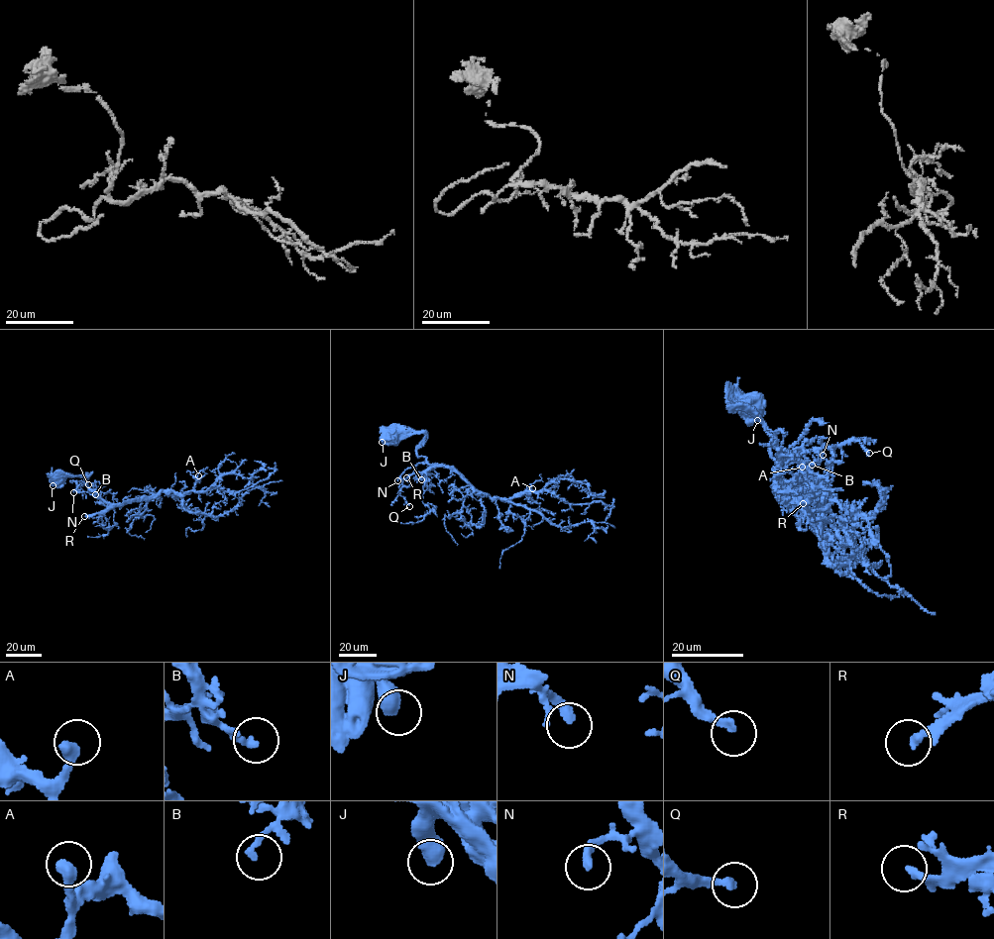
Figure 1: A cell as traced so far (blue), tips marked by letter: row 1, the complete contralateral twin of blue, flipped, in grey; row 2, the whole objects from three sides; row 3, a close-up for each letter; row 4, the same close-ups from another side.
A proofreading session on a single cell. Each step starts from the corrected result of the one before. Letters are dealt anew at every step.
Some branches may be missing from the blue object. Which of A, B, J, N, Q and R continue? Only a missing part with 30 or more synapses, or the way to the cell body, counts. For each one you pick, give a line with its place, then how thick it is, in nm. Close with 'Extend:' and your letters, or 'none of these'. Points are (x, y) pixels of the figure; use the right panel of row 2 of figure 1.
A: (802, 467) | 420 nm
Q: (869, 453) | 240 nm
R: (803, 503) | 180 nm
Extend: A, Q, R

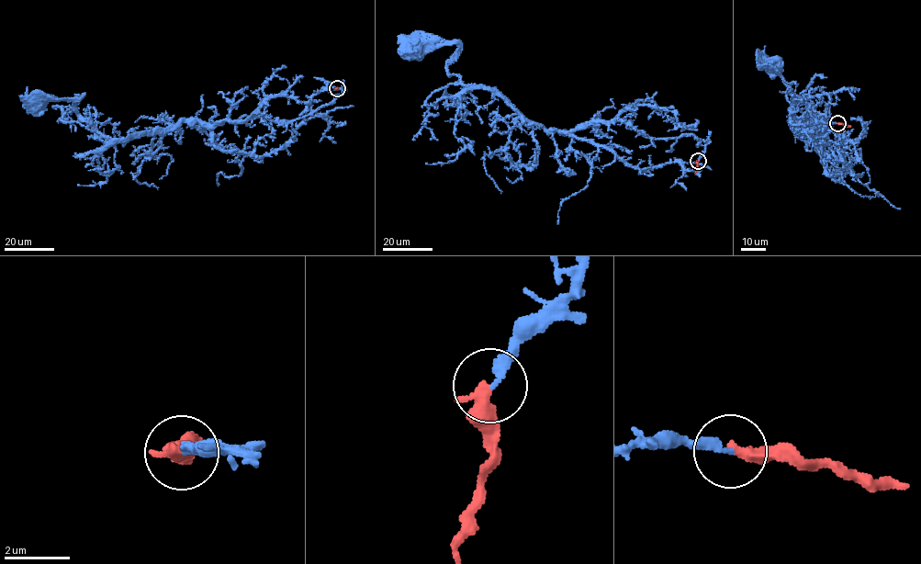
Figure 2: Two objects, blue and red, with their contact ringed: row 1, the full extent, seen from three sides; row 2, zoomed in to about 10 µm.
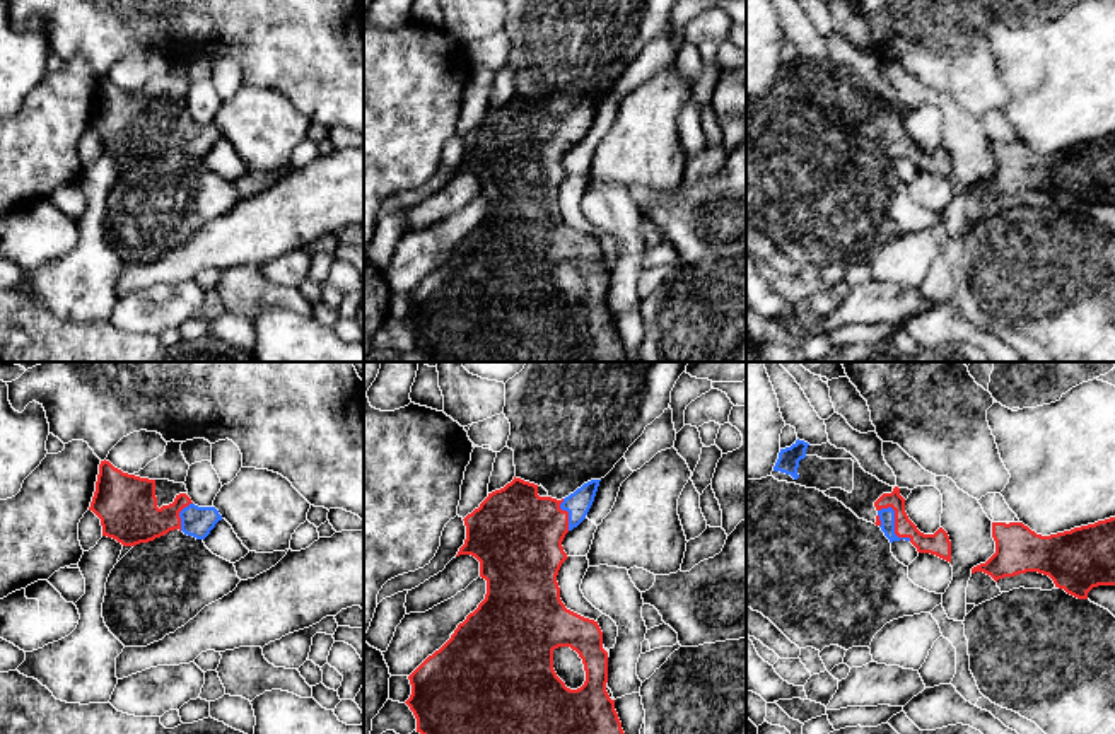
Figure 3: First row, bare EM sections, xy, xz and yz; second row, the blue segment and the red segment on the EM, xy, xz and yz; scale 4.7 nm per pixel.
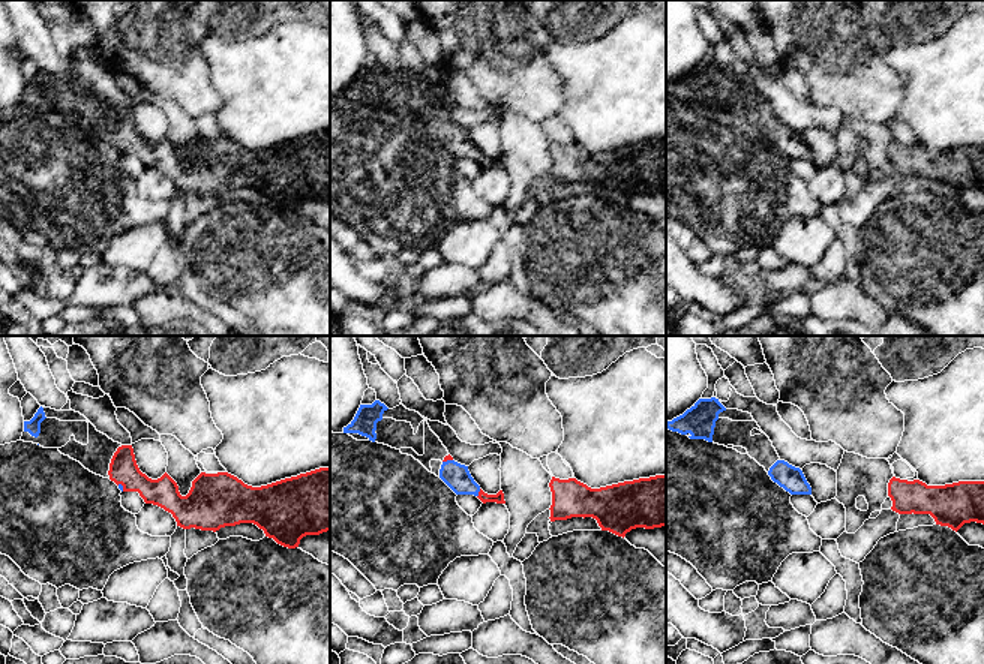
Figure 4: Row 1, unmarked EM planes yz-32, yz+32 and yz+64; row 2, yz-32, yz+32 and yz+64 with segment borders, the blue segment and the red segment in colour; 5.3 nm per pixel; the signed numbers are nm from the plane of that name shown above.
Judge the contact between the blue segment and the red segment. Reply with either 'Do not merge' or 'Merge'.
Merge

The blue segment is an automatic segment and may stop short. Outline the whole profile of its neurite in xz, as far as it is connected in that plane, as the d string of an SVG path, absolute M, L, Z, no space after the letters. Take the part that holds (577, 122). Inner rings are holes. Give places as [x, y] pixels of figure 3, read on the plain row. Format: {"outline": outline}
{"outline": "M516 96L488 114L463 138L466 157L458 172L480 179L480 195L487 198L485 217L458 242L451 256L429 273L410 294L412 312L405 319L417 336L417 350L437 362L628 362L606 309L608 270L598 239L584 236L560 217L557 200L562 181L569 176L562 159L587 133L601 97L591 97L569 114L540 114L538 102ZM570 265L586 288L581 306L570 307L553 287L553 268Z"}

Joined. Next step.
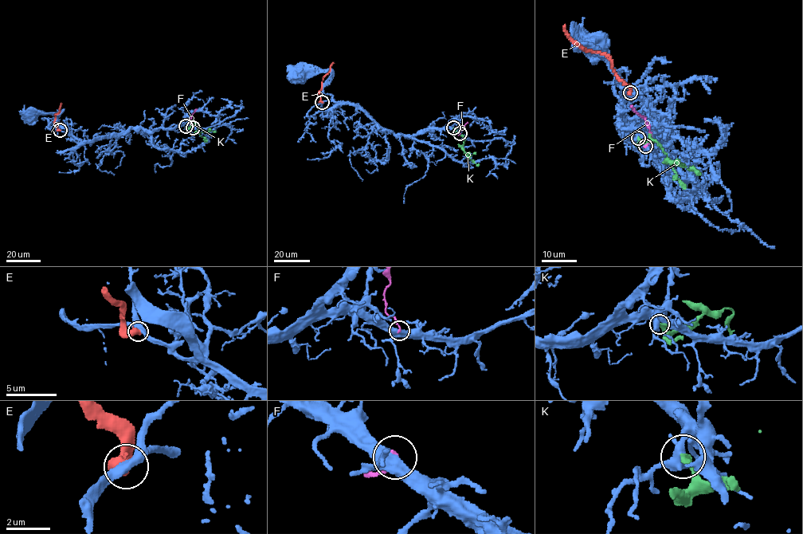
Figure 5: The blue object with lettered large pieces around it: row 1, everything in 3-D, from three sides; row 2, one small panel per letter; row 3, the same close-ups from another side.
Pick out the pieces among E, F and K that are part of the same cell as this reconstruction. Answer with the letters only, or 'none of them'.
none of them

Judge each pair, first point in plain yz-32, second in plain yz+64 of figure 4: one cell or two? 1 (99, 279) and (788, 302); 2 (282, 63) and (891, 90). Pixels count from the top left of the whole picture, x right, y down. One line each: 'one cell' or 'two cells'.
1: two cells
2: two cells

